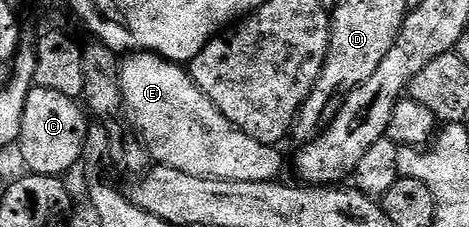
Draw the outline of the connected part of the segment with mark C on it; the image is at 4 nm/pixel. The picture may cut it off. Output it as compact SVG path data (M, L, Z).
M34 86L26 97L24 120L17 141L29 173L53 178L63 176L73 165L81 163L86 153L86 137L91 128L86 118L87 111L79 99L52 92L52 88Z

